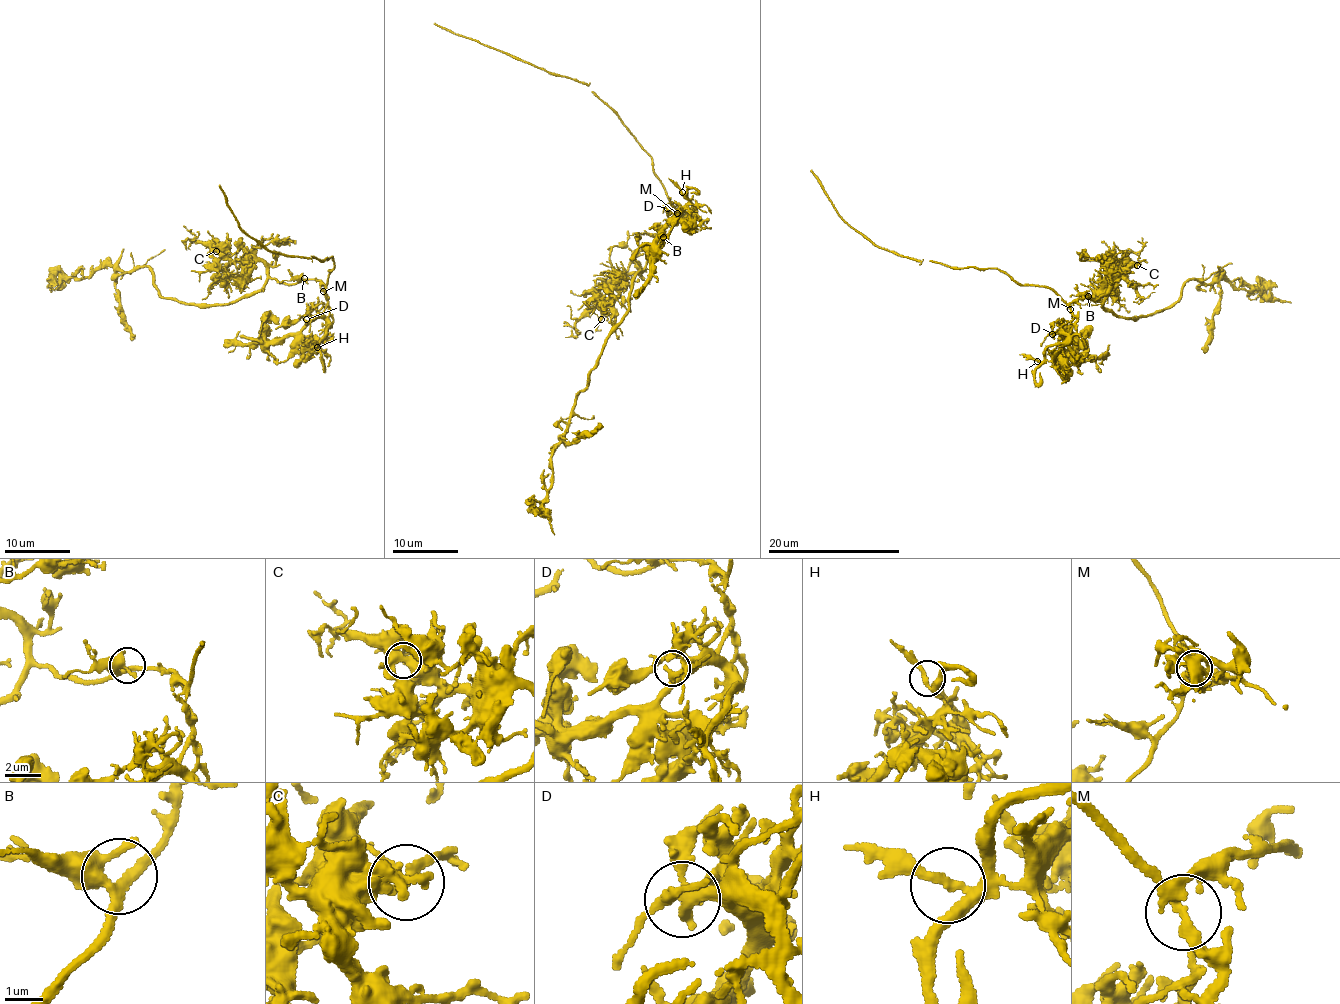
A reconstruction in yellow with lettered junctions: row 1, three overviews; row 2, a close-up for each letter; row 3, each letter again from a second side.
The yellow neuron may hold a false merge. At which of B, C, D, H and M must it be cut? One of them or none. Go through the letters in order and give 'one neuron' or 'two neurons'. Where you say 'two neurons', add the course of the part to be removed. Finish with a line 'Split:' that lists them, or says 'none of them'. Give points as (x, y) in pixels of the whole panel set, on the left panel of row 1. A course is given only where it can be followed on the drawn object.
B: one neuron
C: one neuron
D: one neuron
H: one neuron
M: two neurons; foreign part runs (323, 291), (326, 306), (300, 330), (270, 341), (224, 340)
Split: M

